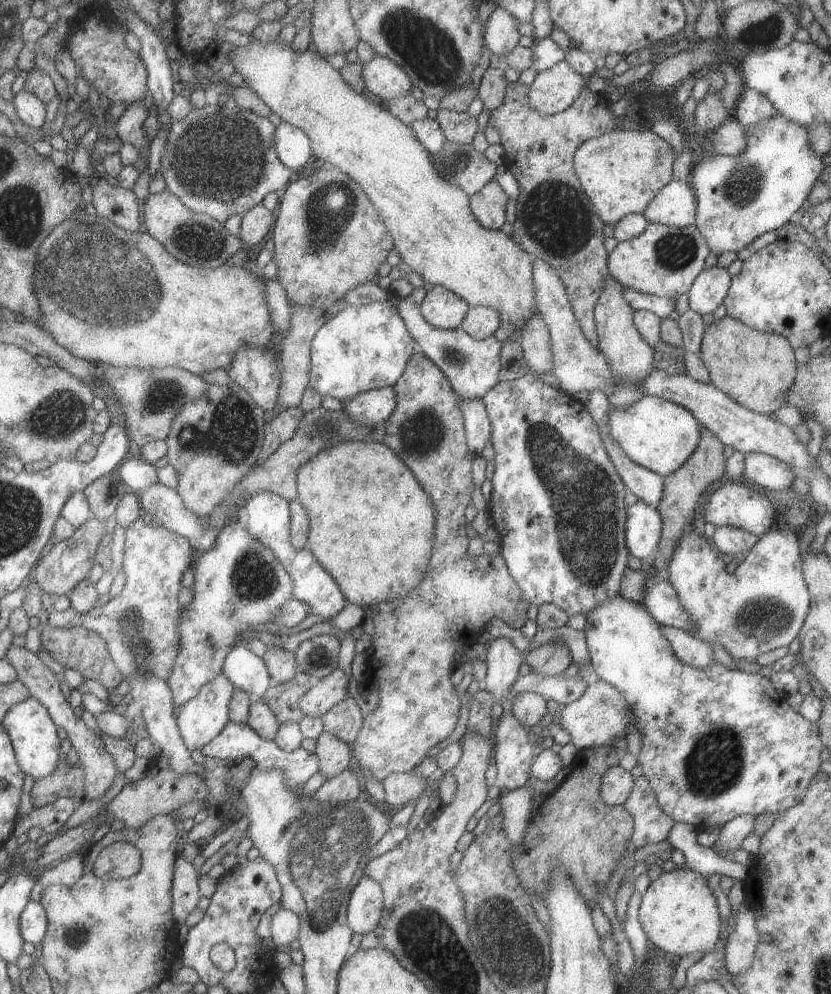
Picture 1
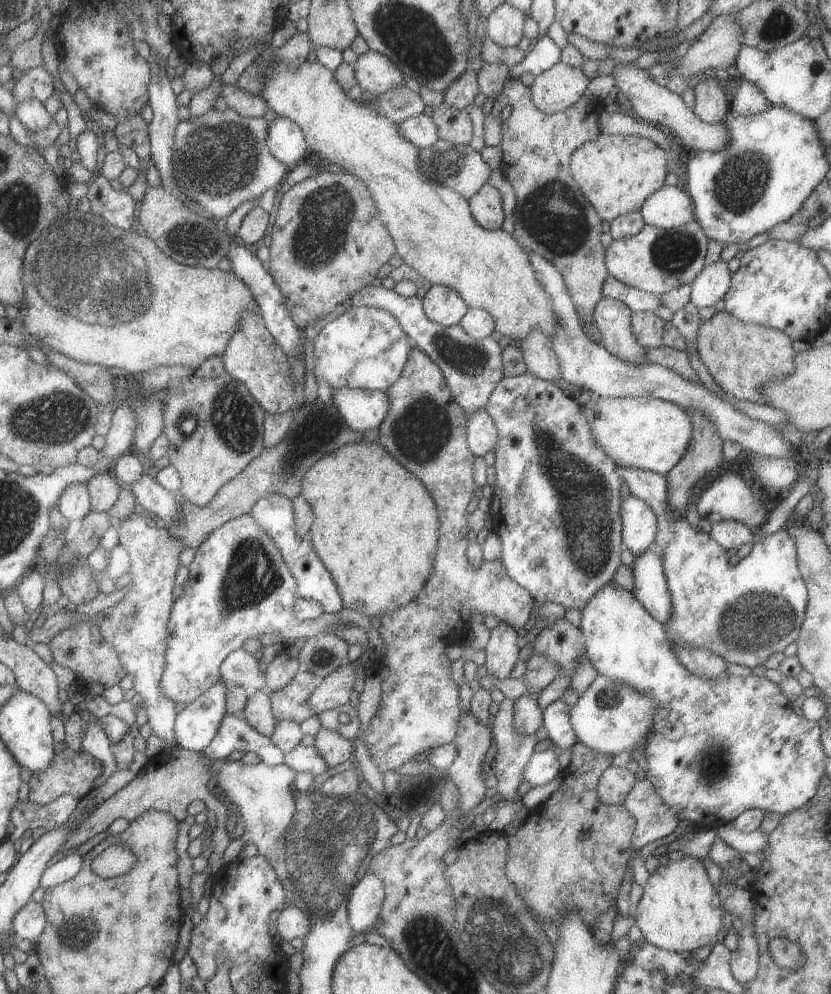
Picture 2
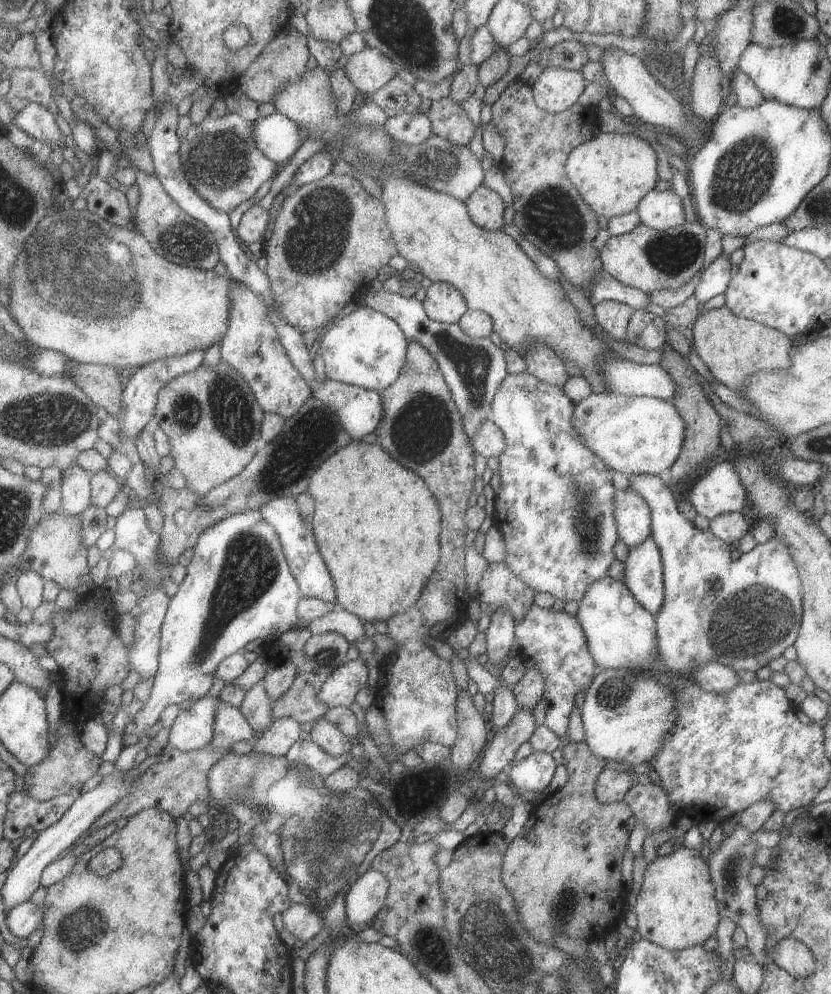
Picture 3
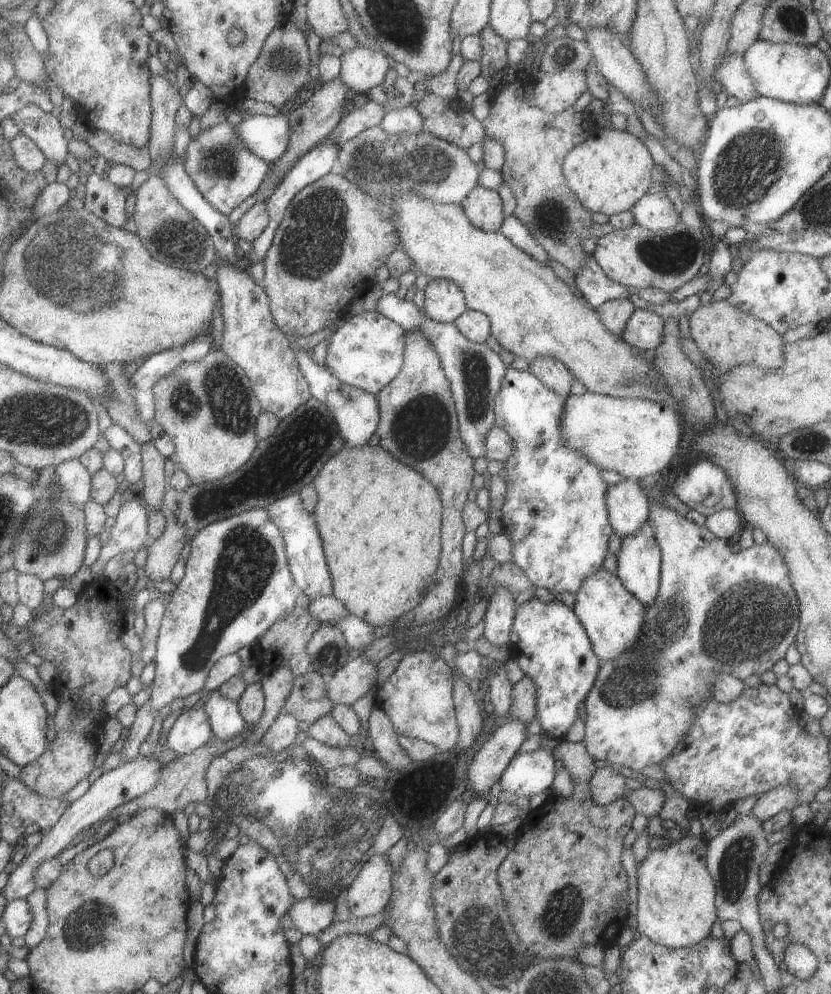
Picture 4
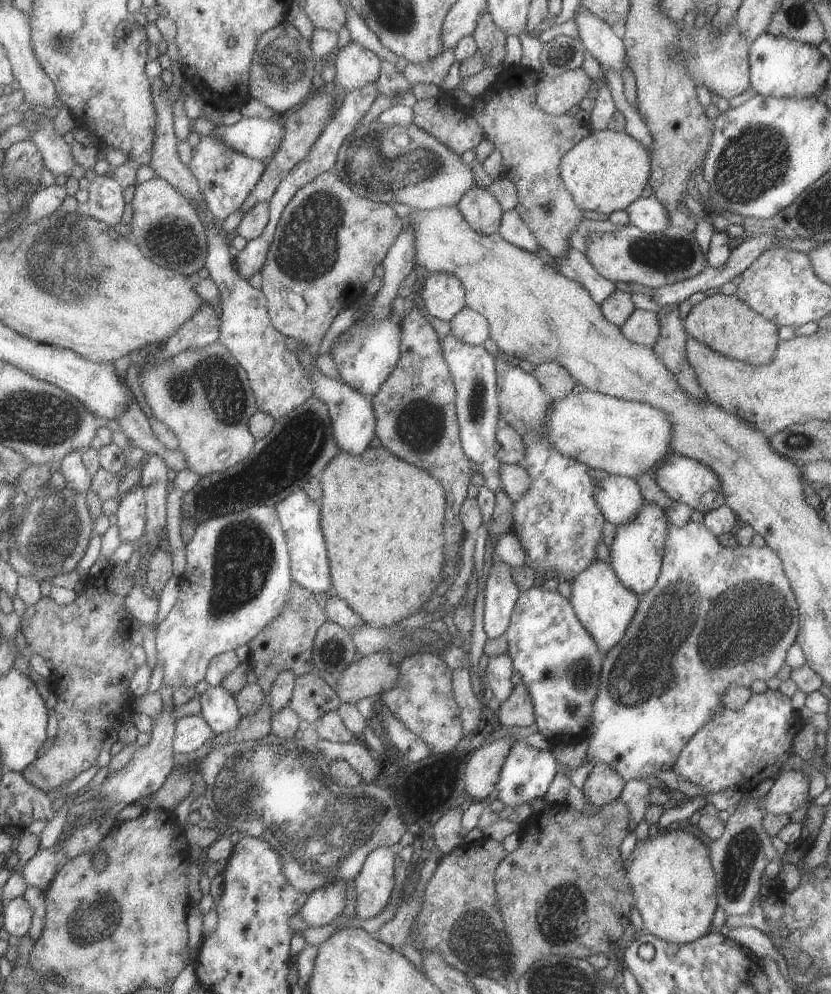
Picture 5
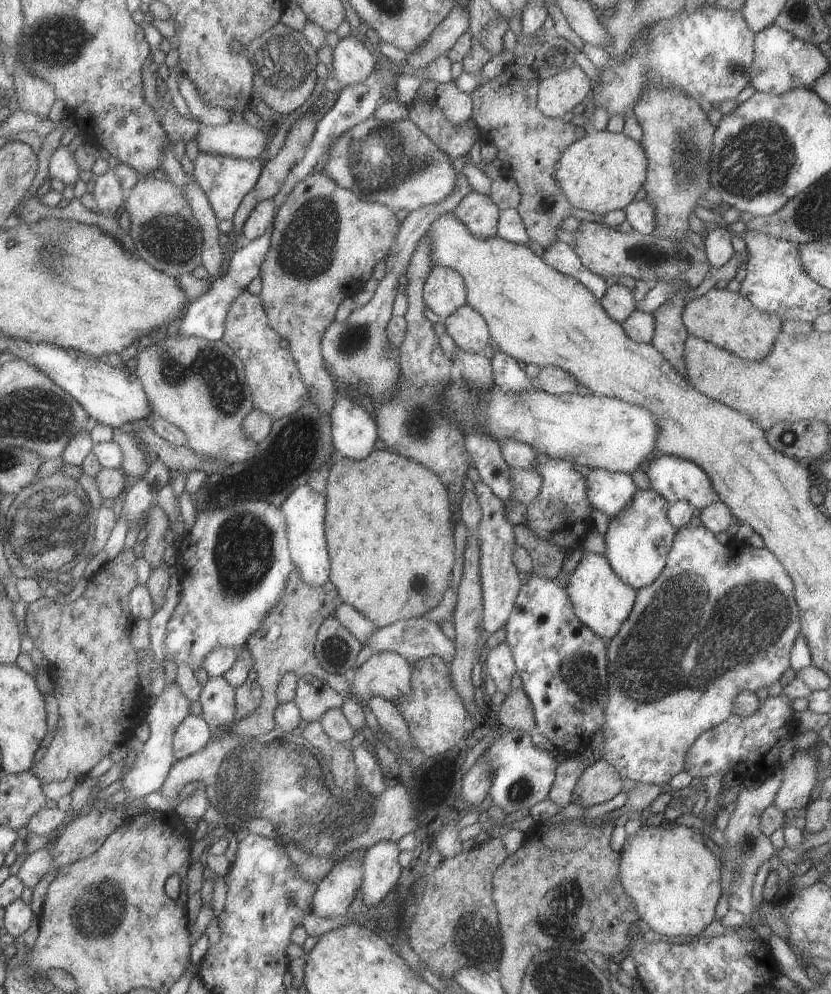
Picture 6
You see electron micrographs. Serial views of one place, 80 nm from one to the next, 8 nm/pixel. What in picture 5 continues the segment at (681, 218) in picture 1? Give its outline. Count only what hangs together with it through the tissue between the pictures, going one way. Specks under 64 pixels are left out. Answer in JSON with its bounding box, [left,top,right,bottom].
[625,195,670,233]

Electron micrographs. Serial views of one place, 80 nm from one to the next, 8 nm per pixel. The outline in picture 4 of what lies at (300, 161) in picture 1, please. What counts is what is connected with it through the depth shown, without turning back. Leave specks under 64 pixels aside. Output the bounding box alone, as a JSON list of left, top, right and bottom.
[235,111,289,164]

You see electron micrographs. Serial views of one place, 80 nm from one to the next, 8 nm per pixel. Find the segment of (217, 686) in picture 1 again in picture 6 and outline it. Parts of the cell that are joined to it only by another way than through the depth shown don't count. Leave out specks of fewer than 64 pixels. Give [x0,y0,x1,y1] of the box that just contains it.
[171,716,212,761]

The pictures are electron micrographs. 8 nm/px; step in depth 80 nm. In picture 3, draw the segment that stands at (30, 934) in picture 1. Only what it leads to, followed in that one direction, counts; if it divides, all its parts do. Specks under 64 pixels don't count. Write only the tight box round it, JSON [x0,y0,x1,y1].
[4,901,43,939]

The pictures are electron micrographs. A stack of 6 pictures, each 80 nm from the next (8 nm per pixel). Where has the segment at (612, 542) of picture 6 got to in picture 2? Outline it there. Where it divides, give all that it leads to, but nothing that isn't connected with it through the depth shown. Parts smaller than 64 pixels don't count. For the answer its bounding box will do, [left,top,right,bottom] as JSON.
[632,546,671,625]

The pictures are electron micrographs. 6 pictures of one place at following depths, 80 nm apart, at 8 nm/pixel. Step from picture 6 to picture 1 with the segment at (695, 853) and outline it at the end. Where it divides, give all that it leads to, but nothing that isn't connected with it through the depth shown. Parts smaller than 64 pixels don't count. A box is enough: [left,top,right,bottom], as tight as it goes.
[638,866,719,958]

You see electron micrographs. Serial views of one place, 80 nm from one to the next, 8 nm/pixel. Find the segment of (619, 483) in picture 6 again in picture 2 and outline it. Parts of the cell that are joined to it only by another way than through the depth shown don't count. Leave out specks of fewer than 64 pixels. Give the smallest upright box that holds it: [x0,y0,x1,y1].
[619,496,657,556]

